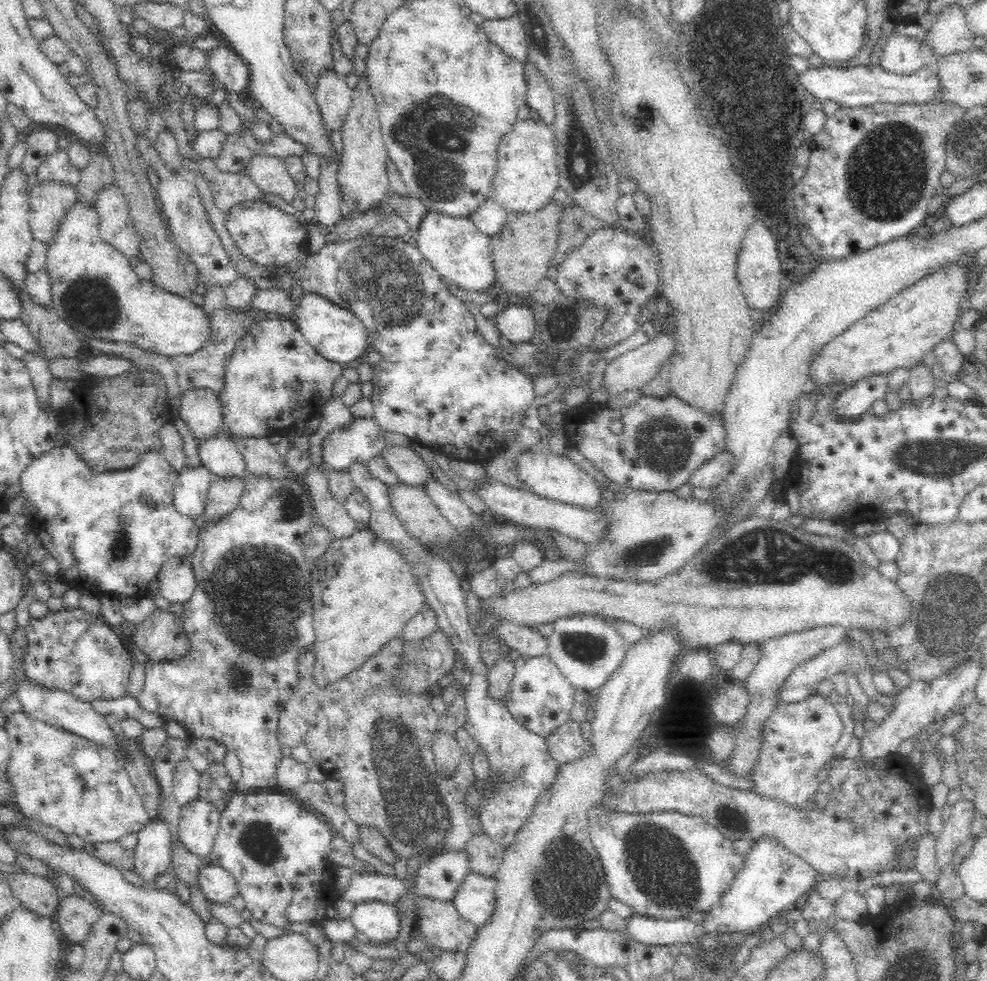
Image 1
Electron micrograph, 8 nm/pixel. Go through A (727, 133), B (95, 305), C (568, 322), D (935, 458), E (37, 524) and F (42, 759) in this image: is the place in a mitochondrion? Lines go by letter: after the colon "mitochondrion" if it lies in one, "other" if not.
A: other
B: mitochondrion
C: mitochondrion
D: mitochondrion
E: other
F: mitochondrion

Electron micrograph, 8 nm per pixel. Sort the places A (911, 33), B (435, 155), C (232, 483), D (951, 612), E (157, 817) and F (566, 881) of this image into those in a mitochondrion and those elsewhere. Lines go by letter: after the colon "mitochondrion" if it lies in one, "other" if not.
A: other
B: mitochondrion
C: other
D: mitochondrion
E: other
F: mitochondrion

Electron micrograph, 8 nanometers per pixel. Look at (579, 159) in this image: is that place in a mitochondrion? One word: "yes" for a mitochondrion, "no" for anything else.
yes

